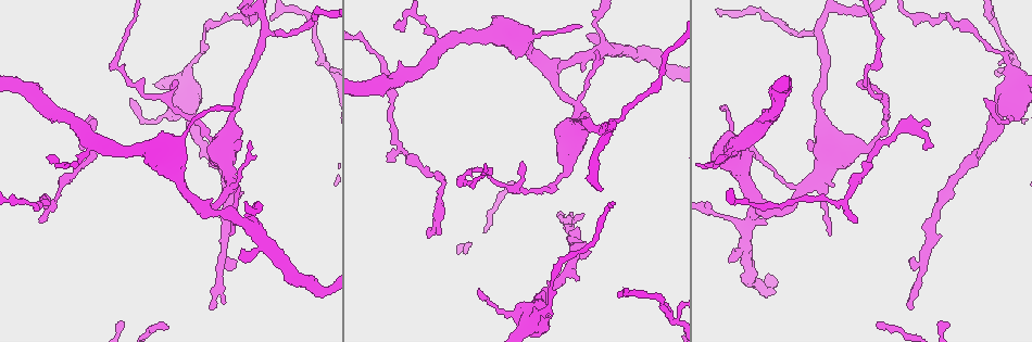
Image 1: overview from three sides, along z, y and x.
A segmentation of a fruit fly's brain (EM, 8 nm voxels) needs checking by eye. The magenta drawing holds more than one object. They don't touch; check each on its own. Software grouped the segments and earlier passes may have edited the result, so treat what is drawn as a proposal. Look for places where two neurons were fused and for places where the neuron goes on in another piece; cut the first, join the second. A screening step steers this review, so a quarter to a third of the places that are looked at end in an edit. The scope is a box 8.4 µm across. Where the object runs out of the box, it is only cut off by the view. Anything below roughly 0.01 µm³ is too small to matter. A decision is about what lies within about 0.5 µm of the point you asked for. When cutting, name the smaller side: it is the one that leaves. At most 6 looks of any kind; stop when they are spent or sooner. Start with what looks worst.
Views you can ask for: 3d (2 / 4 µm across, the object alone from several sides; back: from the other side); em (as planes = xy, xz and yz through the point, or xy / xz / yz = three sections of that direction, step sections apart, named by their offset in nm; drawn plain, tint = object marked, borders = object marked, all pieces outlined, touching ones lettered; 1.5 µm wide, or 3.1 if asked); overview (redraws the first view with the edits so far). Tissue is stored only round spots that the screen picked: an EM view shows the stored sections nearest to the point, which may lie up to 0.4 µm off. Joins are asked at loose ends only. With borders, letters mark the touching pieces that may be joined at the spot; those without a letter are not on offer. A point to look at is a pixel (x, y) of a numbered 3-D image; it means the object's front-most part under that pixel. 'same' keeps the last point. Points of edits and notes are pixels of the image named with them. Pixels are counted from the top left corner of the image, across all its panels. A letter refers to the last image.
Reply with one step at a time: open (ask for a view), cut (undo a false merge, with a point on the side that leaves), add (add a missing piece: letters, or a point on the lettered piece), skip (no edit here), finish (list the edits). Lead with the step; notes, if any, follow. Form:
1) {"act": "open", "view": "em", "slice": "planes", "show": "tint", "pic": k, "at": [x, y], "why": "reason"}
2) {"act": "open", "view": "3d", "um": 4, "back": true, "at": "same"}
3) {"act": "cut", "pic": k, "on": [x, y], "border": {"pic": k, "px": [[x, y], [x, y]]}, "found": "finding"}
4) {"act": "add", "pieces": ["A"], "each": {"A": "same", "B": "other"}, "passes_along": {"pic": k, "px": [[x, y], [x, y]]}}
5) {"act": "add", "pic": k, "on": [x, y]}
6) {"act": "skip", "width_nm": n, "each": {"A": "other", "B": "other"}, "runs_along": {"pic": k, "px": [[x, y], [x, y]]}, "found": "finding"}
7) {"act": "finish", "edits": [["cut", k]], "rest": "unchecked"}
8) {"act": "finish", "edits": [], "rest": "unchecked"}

{"act": "open", "view": "em", "slice": "planes", "show": "borders", "pic": 1, "at": [581, 25], "why": "thin end"}

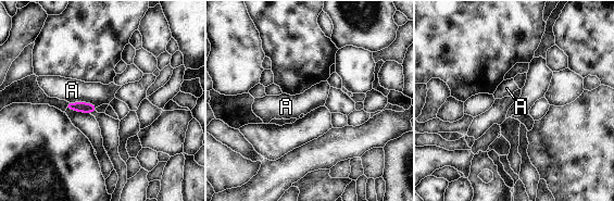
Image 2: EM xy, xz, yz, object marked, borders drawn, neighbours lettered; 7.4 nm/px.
{"act": "skip", "width_nm": 80, "each": {"A": "other"}, "border": {"pic": 2, "px": [[70, 102], [90, 102], [97, 107]]}, "found": "no lettered piece goes on from it"}

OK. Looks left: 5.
{"act": "open", "view": "3d", "um": 2, "back": true, "pic": 1, "at": [816, 31], "why": "three-way junction"}

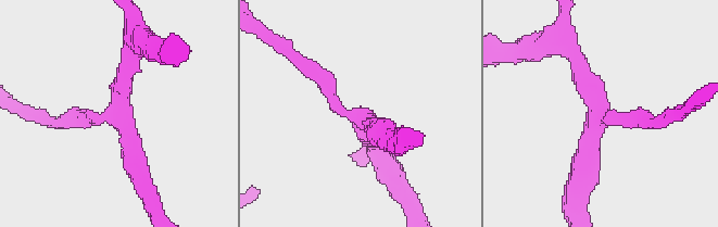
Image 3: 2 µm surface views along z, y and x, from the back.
{"act": "open", "view": "em", "slice": "xz", "step": 4, "show": "borders", "pic": 3, "at": [601, 116], "why": "need the tissue"}

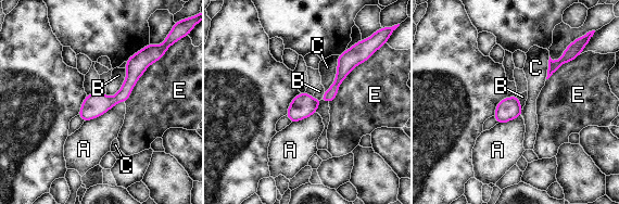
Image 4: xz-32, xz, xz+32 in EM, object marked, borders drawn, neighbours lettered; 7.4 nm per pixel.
{"act": "skip", "each": {"A": "other", "B": "other", "C": "other", "E": "other"}, "found": "all the same neuron"}

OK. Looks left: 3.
{"act": "open", "view": "3d", "um": 4, "pic": 1, "at": [578, 107], "why": "a narrow waist"}

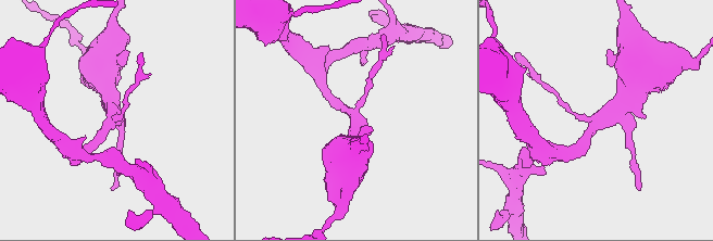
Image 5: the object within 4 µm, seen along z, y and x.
{"act": "open", "view": "em", "slice": "xy", "step": 8, "show": "tint", "pic": 5, "at": [354, 116], "arms": 4, "why": "need the tissue"}

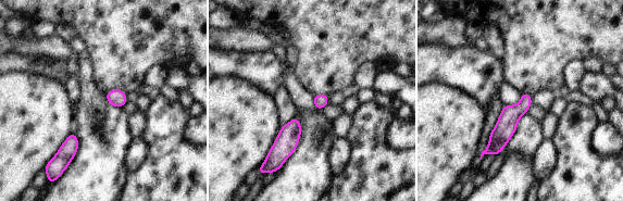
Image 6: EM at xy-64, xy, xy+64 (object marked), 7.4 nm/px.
{"act": "open", "view": "em", "slice": "planes", "show": "borders", "at": "same"}

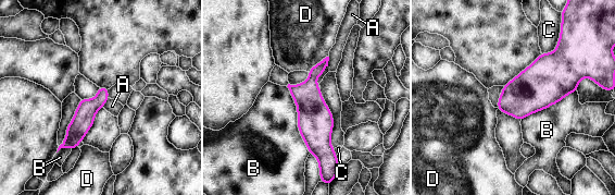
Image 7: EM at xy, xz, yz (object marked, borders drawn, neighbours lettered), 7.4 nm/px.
{"act": "skip", "width_nm": 140, "each": {"A": "other", "B": "other", "C": "other", "D": "other"}, "border": {"pic": 7, "px": [[286, 86], [310, 153]]}, "found": "all the same neuron"}

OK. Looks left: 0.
{"act": "finish", "edits": [], "rest": "unchecked"}

